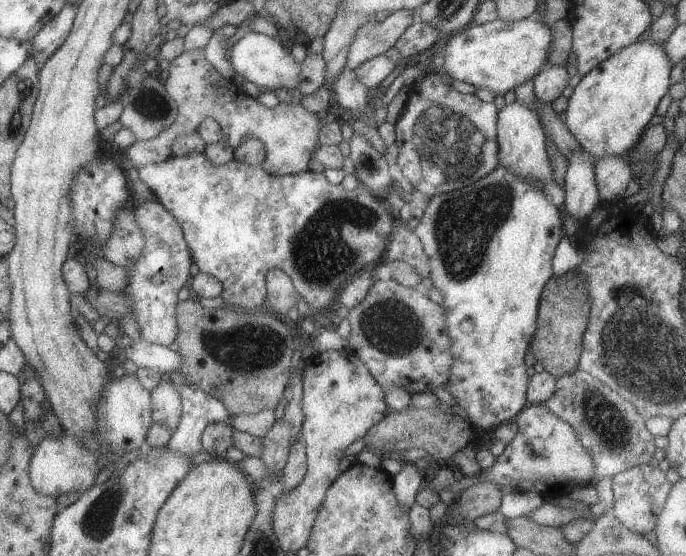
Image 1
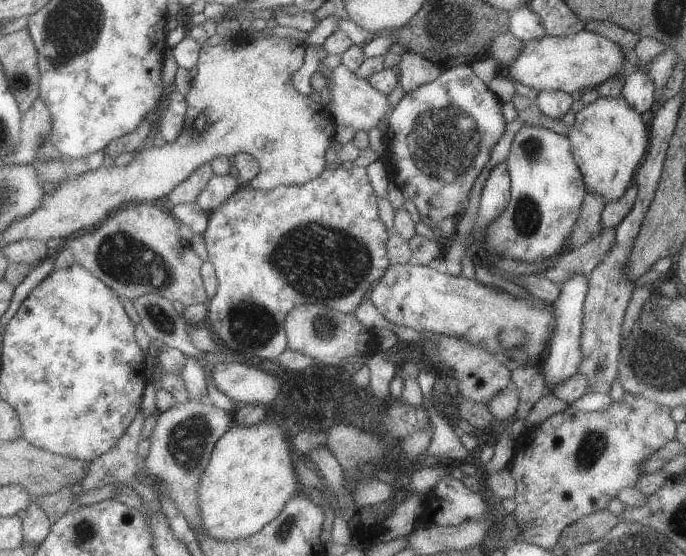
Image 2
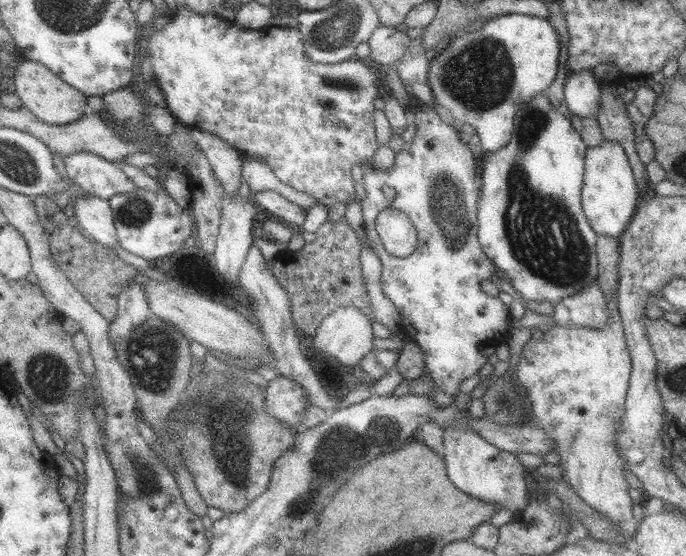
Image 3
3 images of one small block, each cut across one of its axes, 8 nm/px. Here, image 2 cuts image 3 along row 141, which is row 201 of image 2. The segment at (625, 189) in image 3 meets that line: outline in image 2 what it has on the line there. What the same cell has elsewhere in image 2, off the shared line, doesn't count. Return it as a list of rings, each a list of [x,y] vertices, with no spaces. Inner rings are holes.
[[[621,96],[598,97],[593,104],[583,106],[575,120],[566,136],[585,191],[598,195],[604,204],[618,200],[633,183],[635,168],[648,147],[647,128],[641,116]]]

